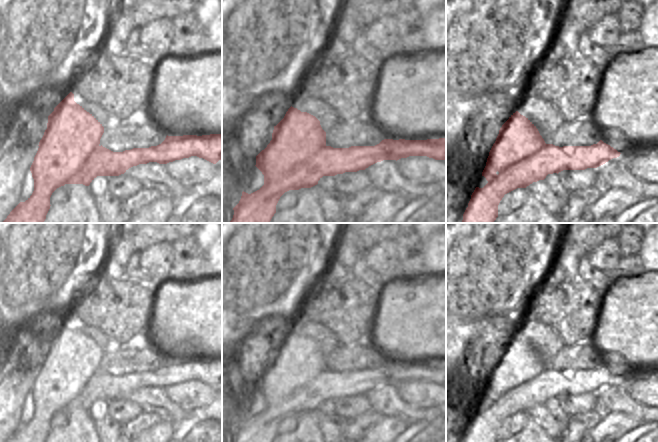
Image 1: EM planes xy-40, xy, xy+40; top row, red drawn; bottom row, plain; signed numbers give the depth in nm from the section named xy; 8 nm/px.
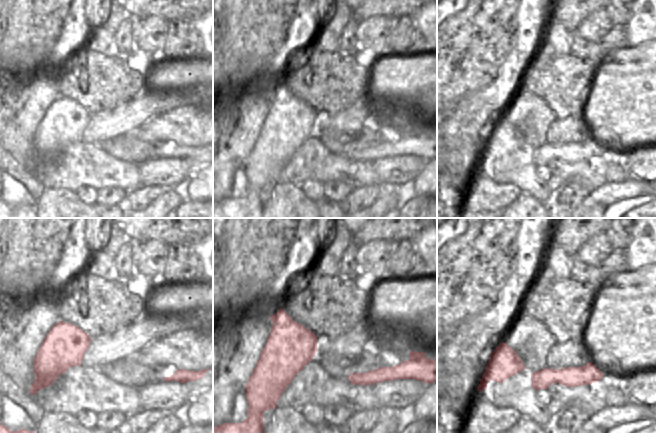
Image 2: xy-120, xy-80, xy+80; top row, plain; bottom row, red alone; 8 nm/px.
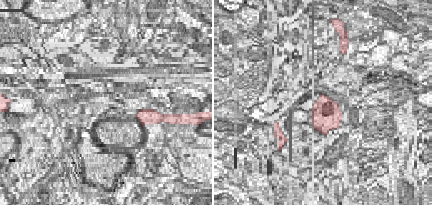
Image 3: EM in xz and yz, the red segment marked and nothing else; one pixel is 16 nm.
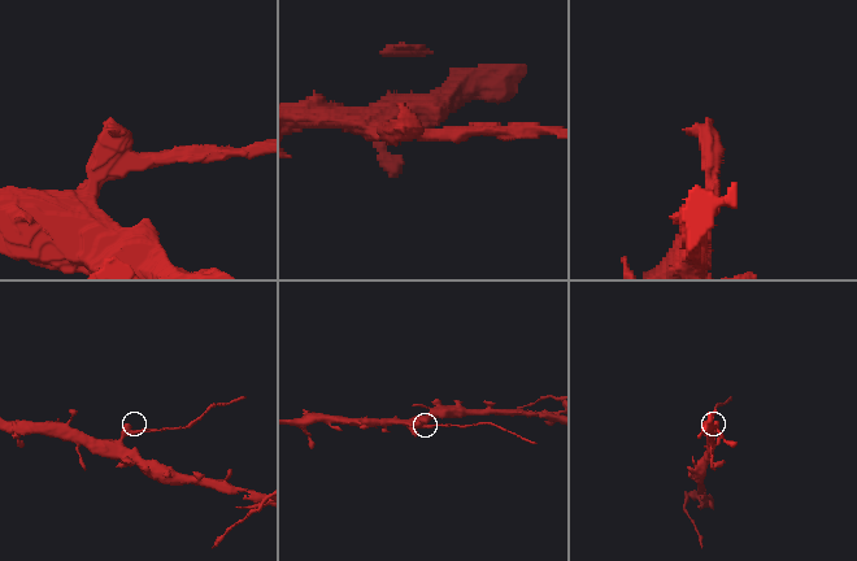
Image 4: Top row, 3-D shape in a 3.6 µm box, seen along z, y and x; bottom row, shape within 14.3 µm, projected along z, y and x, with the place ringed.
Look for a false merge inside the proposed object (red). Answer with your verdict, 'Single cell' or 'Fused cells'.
Fused cells

